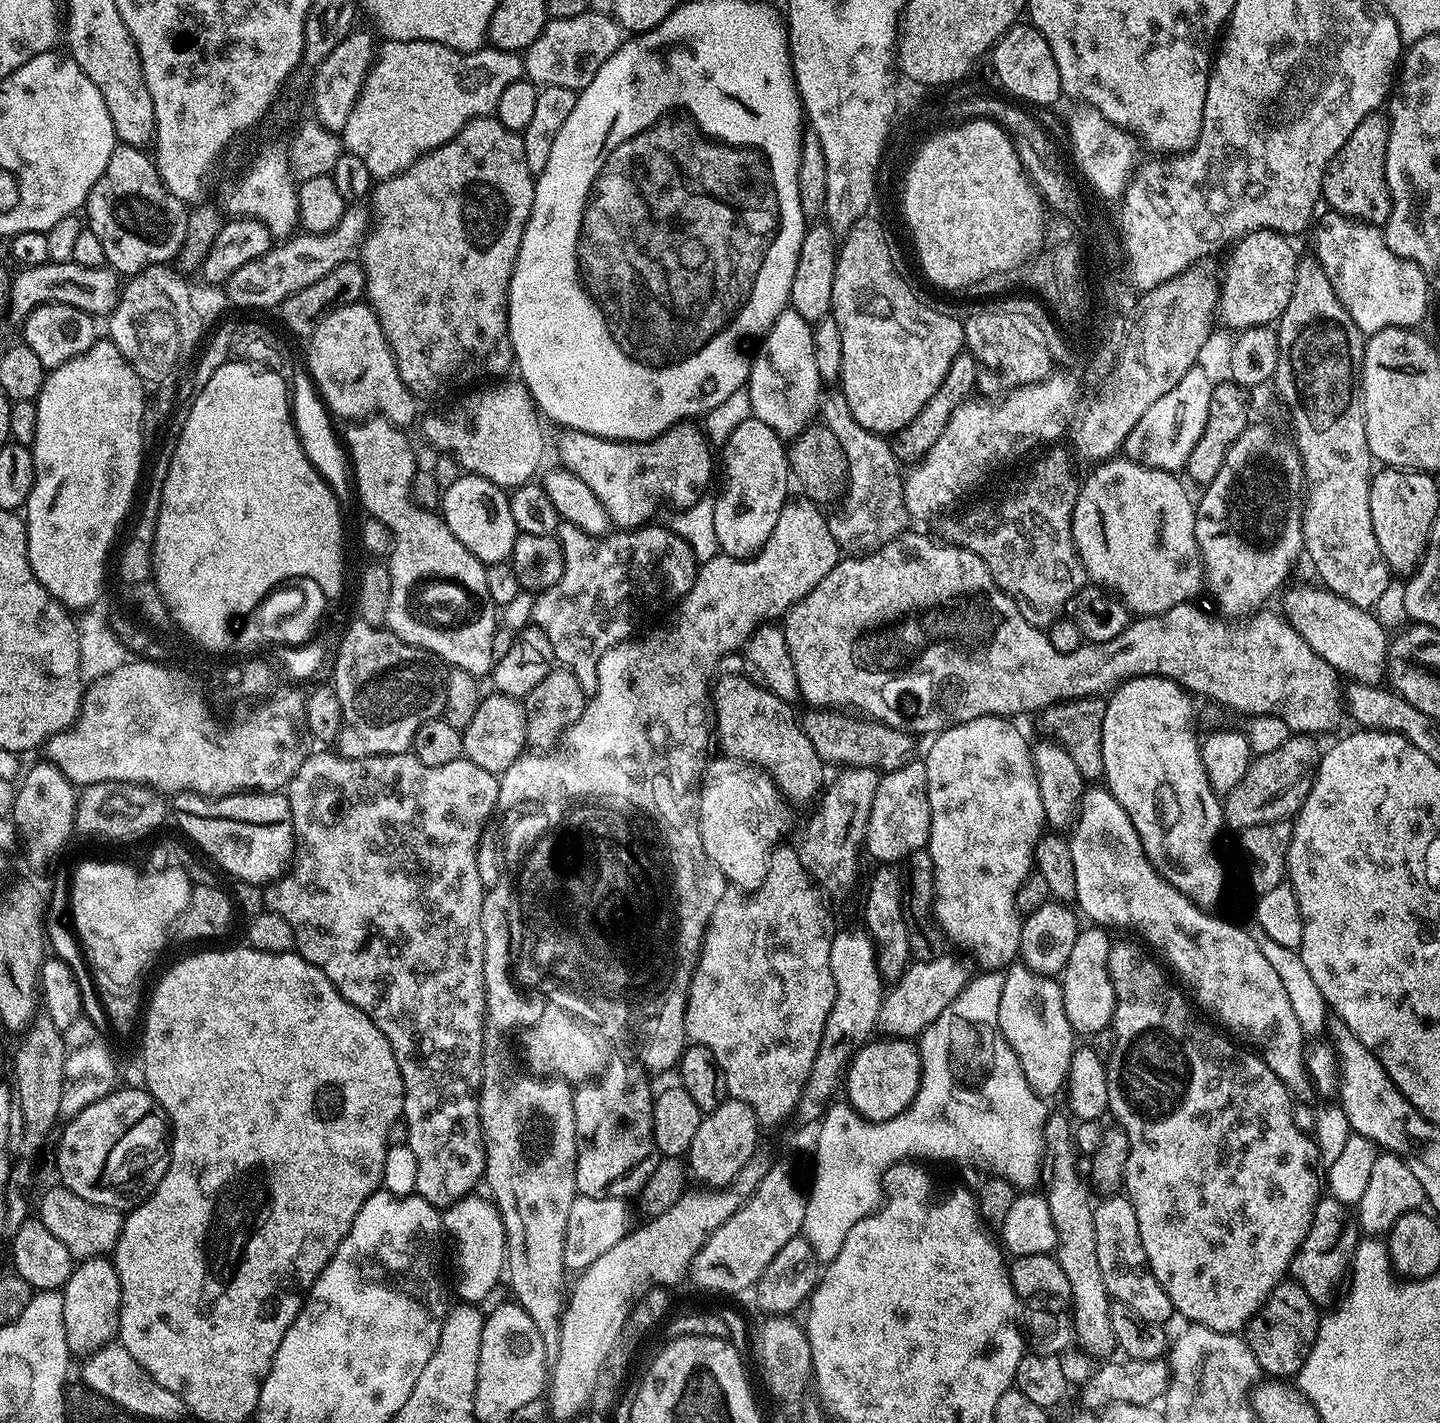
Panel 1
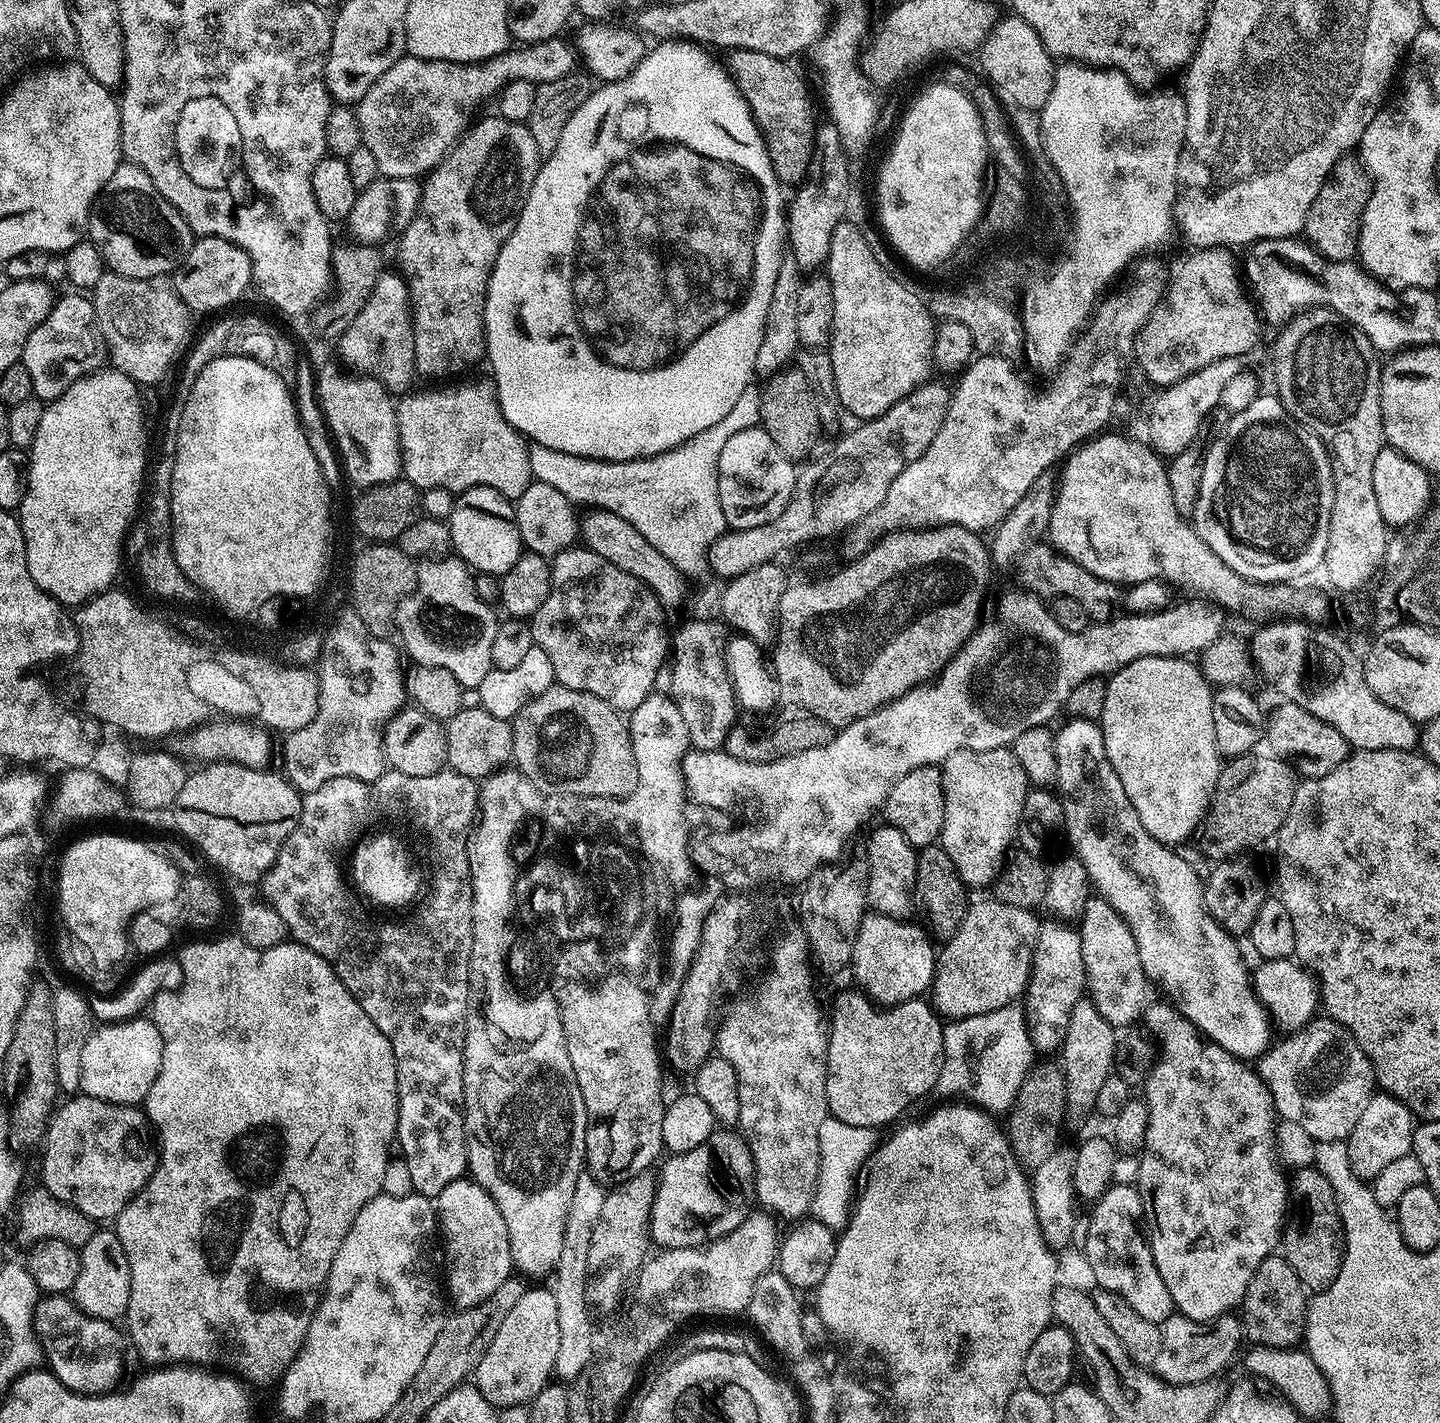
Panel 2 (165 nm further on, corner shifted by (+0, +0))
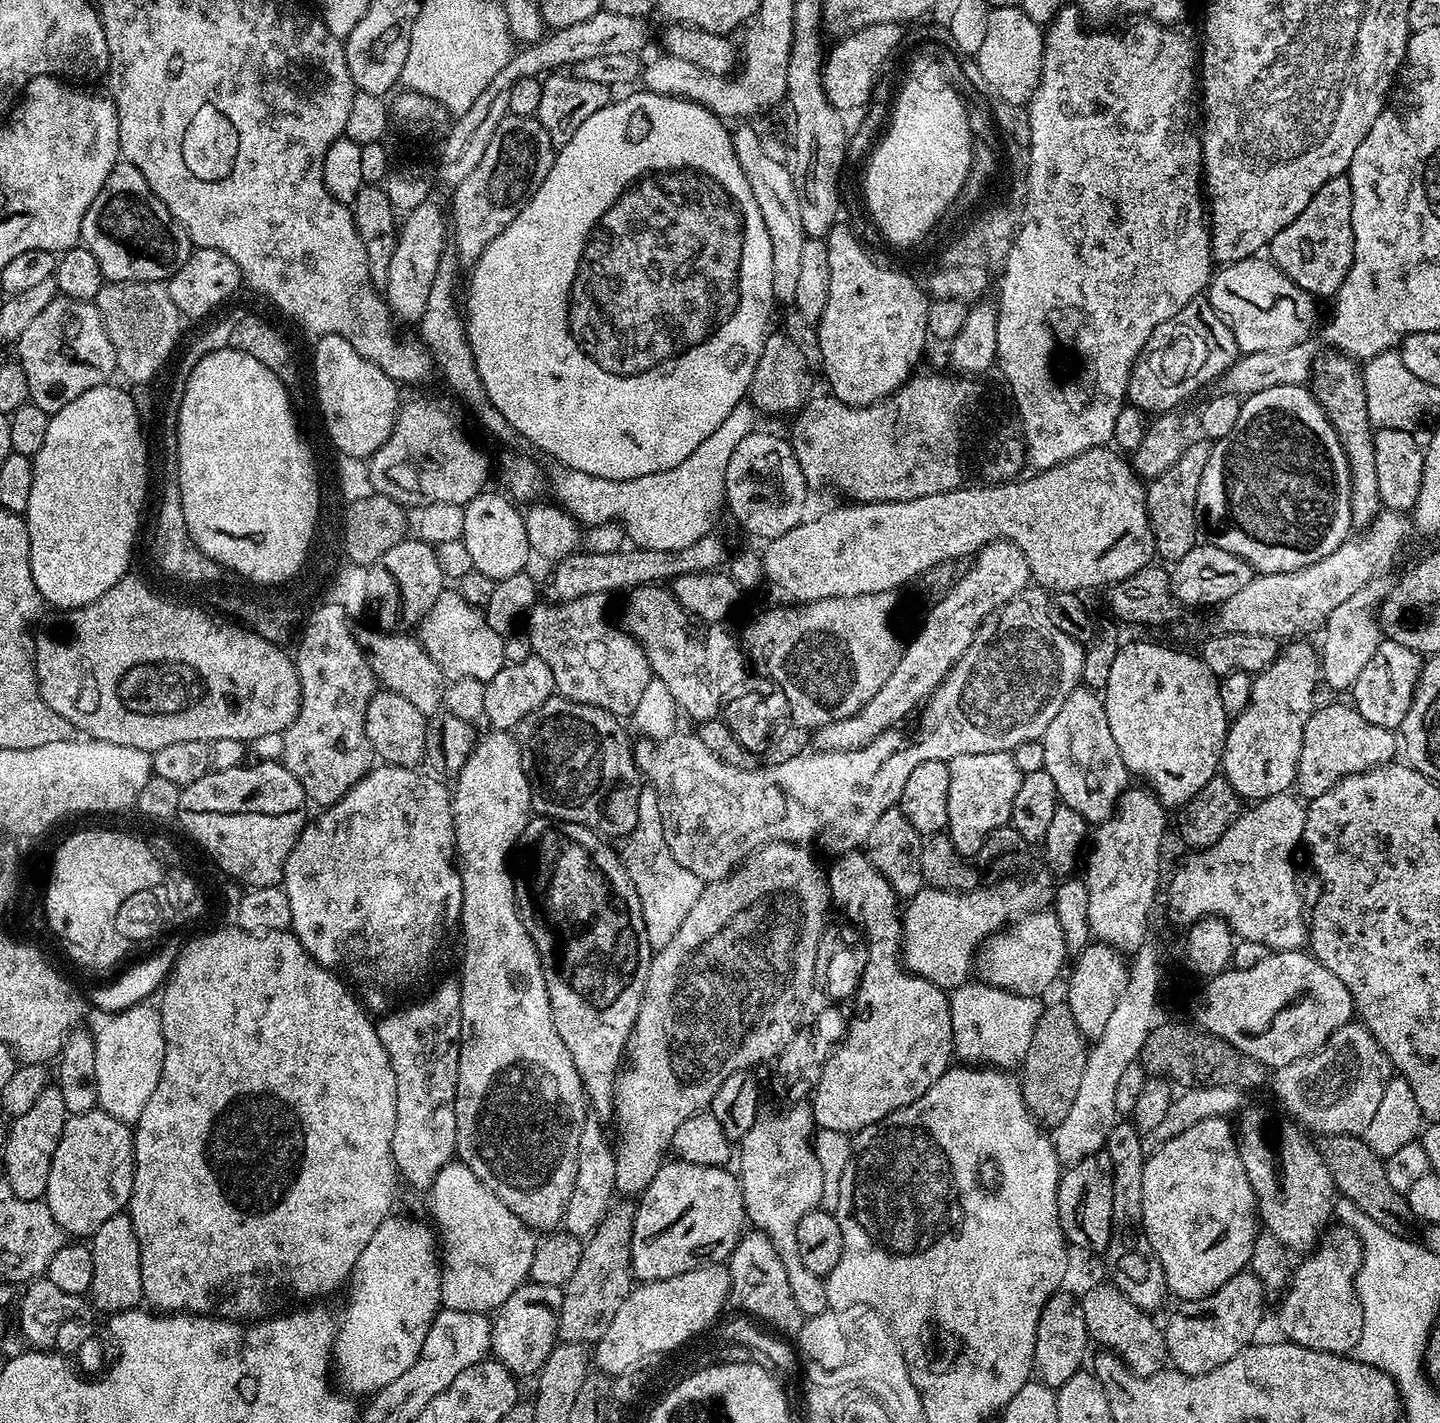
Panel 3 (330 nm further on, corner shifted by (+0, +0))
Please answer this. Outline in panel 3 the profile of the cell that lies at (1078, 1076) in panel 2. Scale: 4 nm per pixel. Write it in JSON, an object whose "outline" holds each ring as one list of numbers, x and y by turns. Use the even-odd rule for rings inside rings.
{"outline":[[1089,943,1075,957,1076,965,1072,968,1072,977,1068,980,1068,997,1066,1003,1070,1014,1074,1014,1074,1022,1078,1022,1078,1030,1089,1041,1096,1041,1106,1030,1110,1013,1118,1006,1118,998,1122,998,1122,990,1126,990,1129,965,1125,957,1109,944]]}

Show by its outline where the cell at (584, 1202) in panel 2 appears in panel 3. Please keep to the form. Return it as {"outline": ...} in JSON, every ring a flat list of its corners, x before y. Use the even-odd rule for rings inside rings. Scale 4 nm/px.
{"outline":[[587,1117,579,1132,578,1140,578,1171,575,1175,574,1189,571,1190,570,1202,564,1212,562,1221,565,1231,585,1239,591,1236,611,1207,614,1197,616,1179,614,1178,615,1151,606,1140,603,1125,595,1117]]}

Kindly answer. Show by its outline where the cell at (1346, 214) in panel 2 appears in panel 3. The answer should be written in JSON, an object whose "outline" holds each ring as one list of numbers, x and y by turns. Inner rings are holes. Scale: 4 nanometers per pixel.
{"outline":[[1347,175,1335,176,1310,198,1310,206,1290,222,1270,245,1270,259,1304,292,1316,296,1335,297,1354,262,1354,226,1352,225,1352,183]]}

